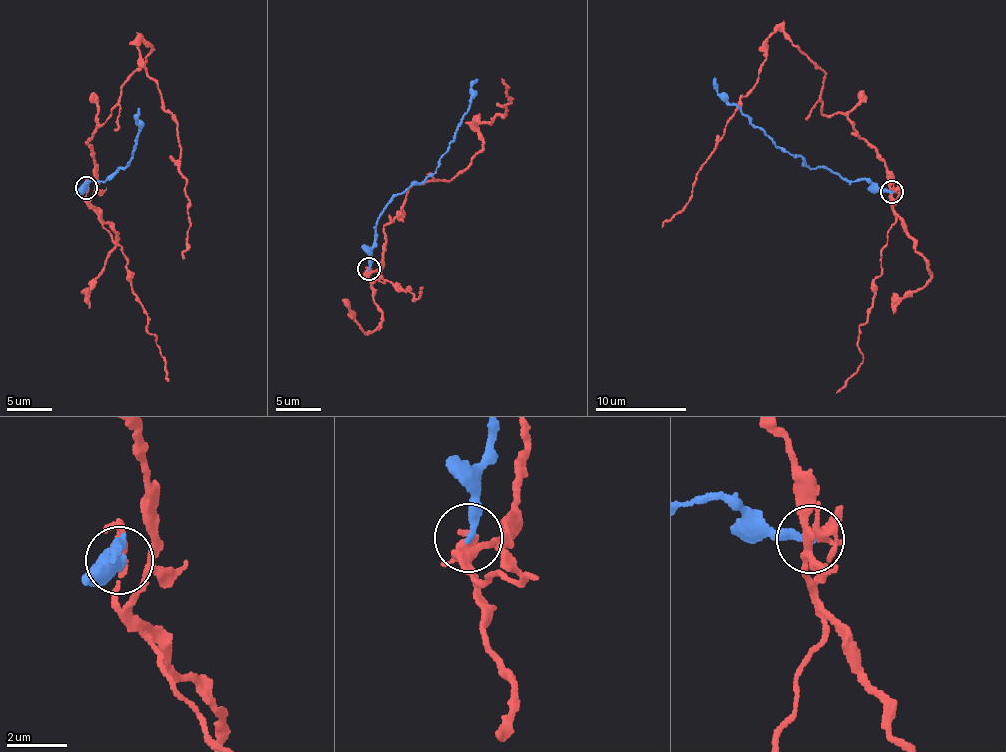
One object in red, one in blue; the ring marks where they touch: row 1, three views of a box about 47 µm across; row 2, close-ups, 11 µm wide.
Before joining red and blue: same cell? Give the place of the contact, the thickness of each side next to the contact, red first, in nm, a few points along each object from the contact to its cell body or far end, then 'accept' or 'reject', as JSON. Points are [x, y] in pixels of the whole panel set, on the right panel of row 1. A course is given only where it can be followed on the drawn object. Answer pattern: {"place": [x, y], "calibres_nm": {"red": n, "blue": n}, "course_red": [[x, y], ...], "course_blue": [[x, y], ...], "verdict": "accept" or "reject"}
{"place": [891, 192], "calibres_nm": {"red": 240, "blue": 280}, "course_red": [[893, 192], [893, 206], [880, 155], [845, 116], [823, 113], [824, 69], [777, 31], [690, 201], [661, 228]], "course_blue": [[891, 192], [875, 190], [863, 179], [811, 169], [716, 93], [714, 78]], "verdict": "reject"}

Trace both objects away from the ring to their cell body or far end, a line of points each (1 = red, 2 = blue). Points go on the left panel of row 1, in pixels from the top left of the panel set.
1: (86, 187), (88, 201), (97, 164), (87, 143), (153, 50), (141, 43), (181, 144), (190, 224), (183, 260)
2: (85, 188), (85, 182), (83, 188), (93, 181), (105, 182), (127, 165), (139, 130), (139, 108)

